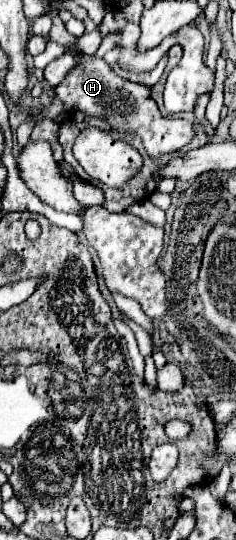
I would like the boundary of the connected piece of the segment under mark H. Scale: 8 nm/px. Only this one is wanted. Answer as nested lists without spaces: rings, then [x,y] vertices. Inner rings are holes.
[[[76,57],[78,67],[68,73],[68,77],[54,89],[56,97],[64,101],[66,109],[78,109],[90,113],[92,117],[106,119],[114,129],[124,133],[136,133],[150,157],[162,157],[174,153],[194,139],[194,125],[186,119],[168,119],[160,115],[158,105],[150,99],[150,89],[138,83],[130,83],[118,77],[104,59],[98,57]]]

